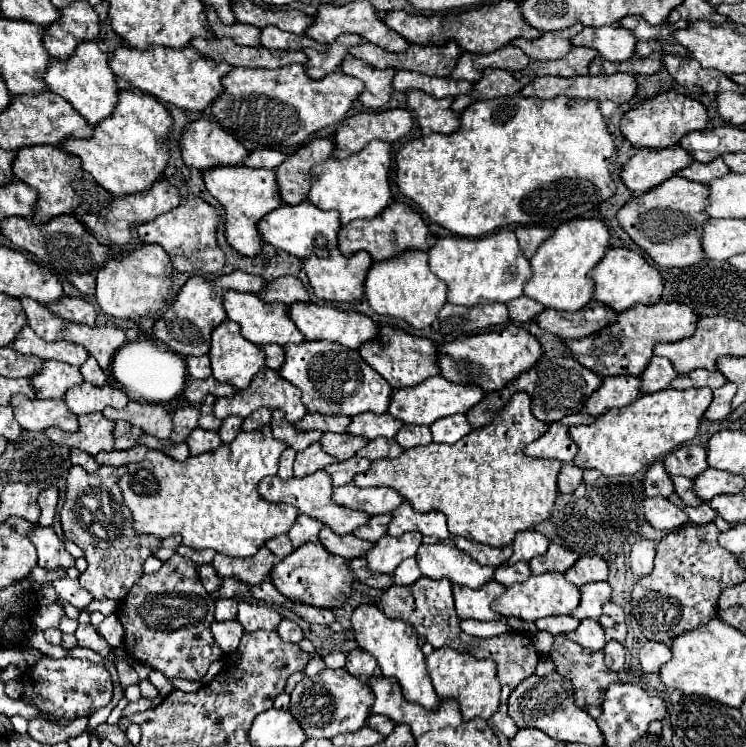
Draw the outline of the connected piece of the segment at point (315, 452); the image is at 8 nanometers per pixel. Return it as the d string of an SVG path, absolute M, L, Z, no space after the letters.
M312 443L310 447L306 447L304 451L296 453L294 459L294 477L306 477L318 469L324 469L326 465L336 463L334 457L330 457L320 443Z

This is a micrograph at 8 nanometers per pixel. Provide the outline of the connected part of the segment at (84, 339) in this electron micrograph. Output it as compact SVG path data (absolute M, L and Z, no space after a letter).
M66 323L62 329L68 341L80 343L88 349L92 357L96 357L102 369L108 369L114 353L126 343L126 335L116 327L88 327L78 323Z

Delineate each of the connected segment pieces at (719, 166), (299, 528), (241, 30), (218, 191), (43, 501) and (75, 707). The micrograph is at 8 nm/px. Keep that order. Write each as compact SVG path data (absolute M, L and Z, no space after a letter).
M716 157L710 163L692 163L686 169L682 169L678 175L686 177L690 181L698 181L698 183L710 183L712 179L718 179L722 175L726 175L730 169L726 167L726 163L722 161L722 157Z
M298 515L296 517L296 523L292 525L292 529L288 531L288 537L292 541L294 547L300 547L308 541L316 541L318 539L318 533L322 529L322 523L312 519L312 517L306 517L306 515Z
M210 5L204 7L204 13L206 13L208 25L214 31L214 35L218 35L218 37L230 37L238 45L260 47L260 29L258 27L244 25L244 23L238 23L238 21L236 21L236 25L224 25Z
M218 165L212 169L202 171L204 185L212 197L218 199L218 203L224 207L226 223L224 223L224 235L232 249L236 249L240 255L254 257L262 245L262 237L256 229L258 221L282 205L282 199L278 197L278 183L272 169L252 169L246 165Z
M54 487L44 489L44 491L38 495L38 505L40 505L40 509L42 509L42 515L40 515L38 525L42 525L42 527L52 525L54 513L56 513L56 503L58 503L58 489L54 489Z
M42 657L30 667L30 675L22 679L22 685L22 701L38 707L38 711L46 717L58 717L60 725L68 725L82 715L92 715L96 709L106 707L112 699L112 677L108 669L88 659Z

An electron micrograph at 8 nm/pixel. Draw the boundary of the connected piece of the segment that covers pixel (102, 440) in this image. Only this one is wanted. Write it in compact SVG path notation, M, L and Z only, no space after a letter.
M102 413L80 415L78 423L80 423L80 427L76 433L66 433L58 427L50 427L44 433L50 441L54 441L58 445L76 447L76 449L82 449L90 455L114 449L112 447L114 445L114 437L112 437L114 423L110 419L106 419Z

